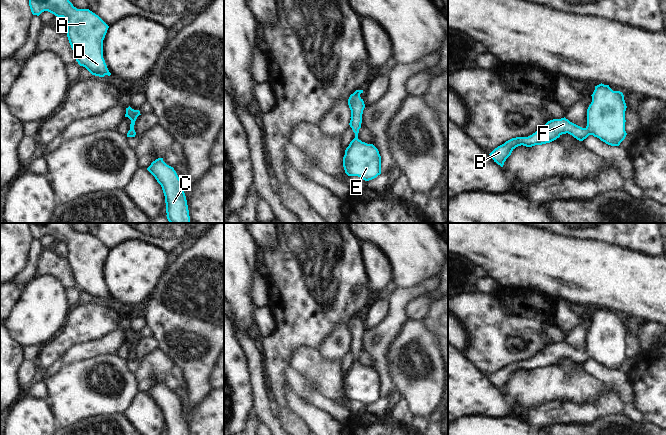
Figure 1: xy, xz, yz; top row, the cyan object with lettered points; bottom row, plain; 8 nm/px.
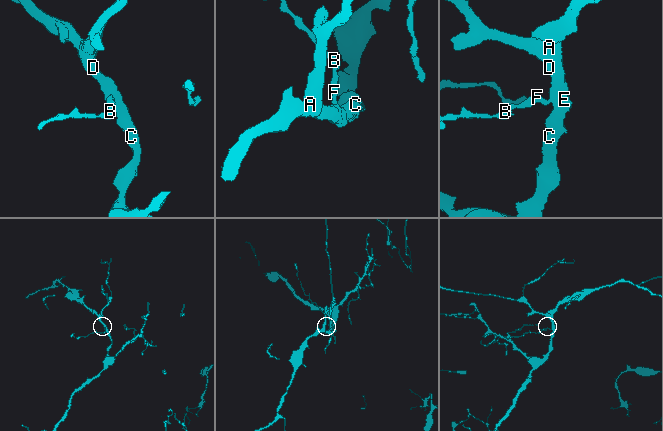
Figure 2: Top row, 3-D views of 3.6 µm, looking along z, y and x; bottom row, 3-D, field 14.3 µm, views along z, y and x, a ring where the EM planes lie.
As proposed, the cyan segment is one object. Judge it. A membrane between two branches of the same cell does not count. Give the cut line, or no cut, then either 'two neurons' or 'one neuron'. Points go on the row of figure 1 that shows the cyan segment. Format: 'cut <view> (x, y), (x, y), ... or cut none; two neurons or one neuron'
cut none; one neuron

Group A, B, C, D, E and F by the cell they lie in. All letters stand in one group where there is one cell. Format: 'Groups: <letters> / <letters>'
Groups: A B C D E F

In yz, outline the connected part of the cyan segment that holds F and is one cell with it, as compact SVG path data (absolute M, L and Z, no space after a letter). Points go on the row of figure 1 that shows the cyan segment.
M609 85L595 86L592 102L587 109L587 126L582 128L568 119L553 119L540 127L528 137L516 137L495 148L489 155L498 165L503 167L506 159L518 146L532 147L550 143L562 134L570 134L579 141L589 135L599 138L611 146L619 146L625 139L625 111L624 95L620 91L613 91Z

